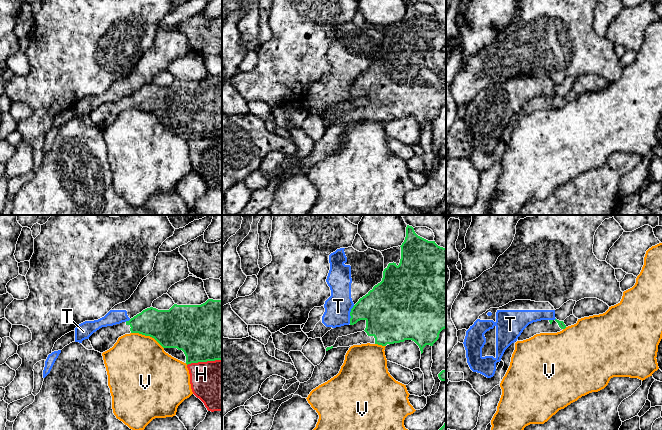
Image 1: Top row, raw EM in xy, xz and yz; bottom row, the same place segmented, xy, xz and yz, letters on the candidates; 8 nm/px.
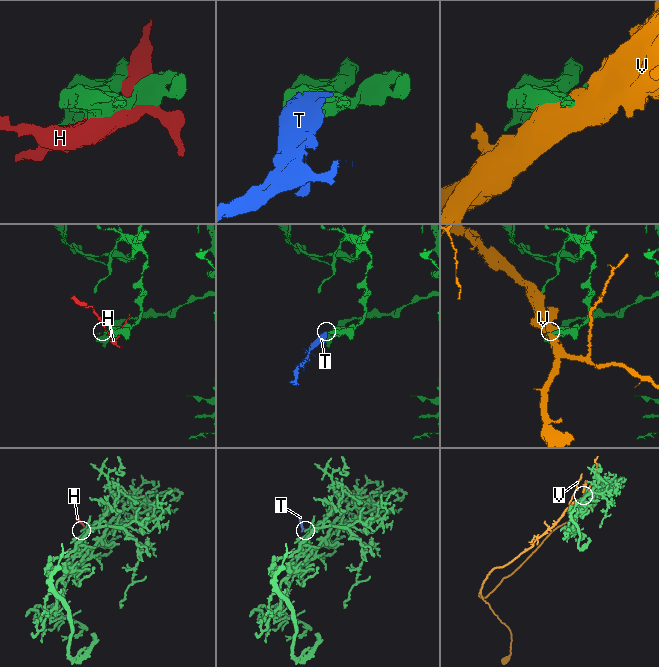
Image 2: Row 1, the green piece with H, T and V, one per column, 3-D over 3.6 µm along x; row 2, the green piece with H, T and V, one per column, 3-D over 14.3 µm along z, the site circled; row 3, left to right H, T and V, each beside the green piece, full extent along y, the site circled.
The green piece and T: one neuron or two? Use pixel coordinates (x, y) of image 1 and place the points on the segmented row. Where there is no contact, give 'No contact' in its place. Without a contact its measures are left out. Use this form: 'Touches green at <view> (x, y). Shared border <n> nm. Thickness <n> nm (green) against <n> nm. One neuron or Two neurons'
Touches green at xz (350, 314). Shared border 160 nm. Thickness 300 nm (green) against 220 nm. Two neurons

